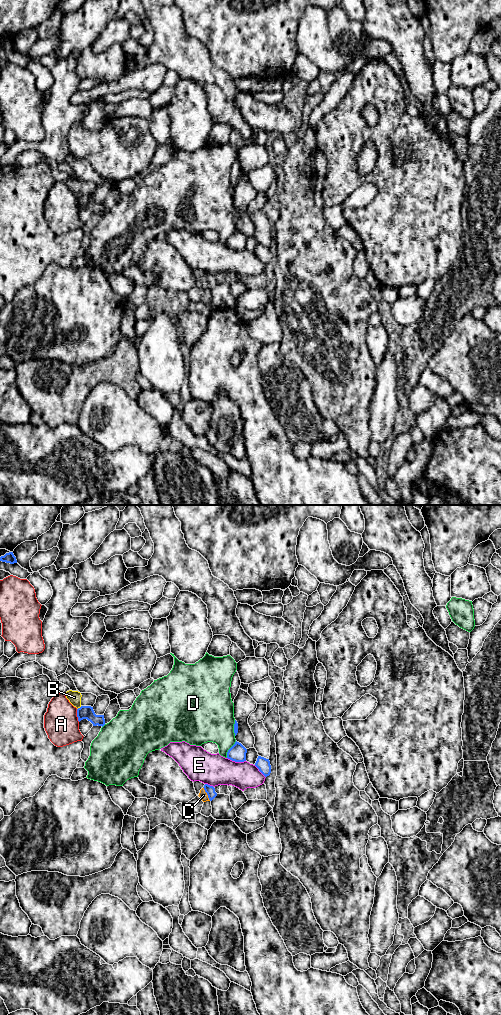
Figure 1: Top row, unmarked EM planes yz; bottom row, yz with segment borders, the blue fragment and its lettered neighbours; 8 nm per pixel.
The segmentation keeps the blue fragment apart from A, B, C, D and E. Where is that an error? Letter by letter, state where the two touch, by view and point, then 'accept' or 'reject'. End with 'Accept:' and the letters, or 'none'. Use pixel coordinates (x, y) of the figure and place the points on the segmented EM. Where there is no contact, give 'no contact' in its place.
A: yz (77, 715) | reject
B: yz (80, 707) | reject
C: yz (207, 794) | accept
D: yz (229, 749) | reject
E: yz (236, 761) | reject
Accept: C

